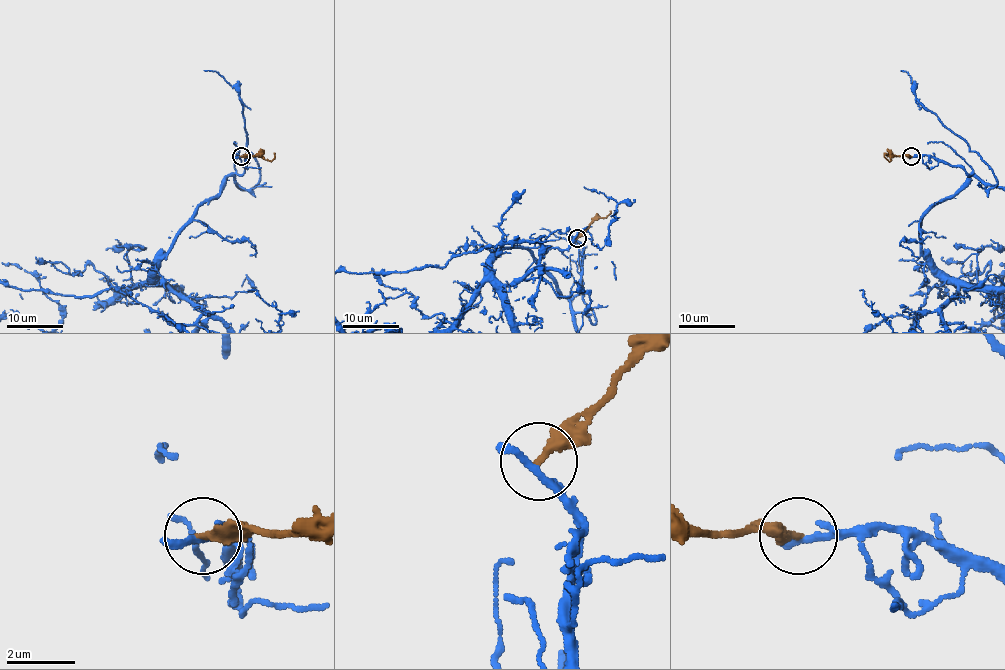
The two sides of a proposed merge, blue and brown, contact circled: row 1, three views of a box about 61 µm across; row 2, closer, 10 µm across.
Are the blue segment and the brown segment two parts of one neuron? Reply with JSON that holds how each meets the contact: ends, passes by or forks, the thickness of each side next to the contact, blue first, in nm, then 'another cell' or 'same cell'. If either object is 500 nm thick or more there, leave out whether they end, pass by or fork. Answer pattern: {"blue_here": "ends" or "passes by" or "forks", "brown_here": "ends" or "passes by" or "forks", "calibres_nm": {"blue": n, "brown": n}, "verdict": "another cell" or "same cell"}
{"blue_here": "passes by", "brown_here": "ends", "calibres_nm": {"blue": 190, "brown": 300}, "verdict": "another cell"}

